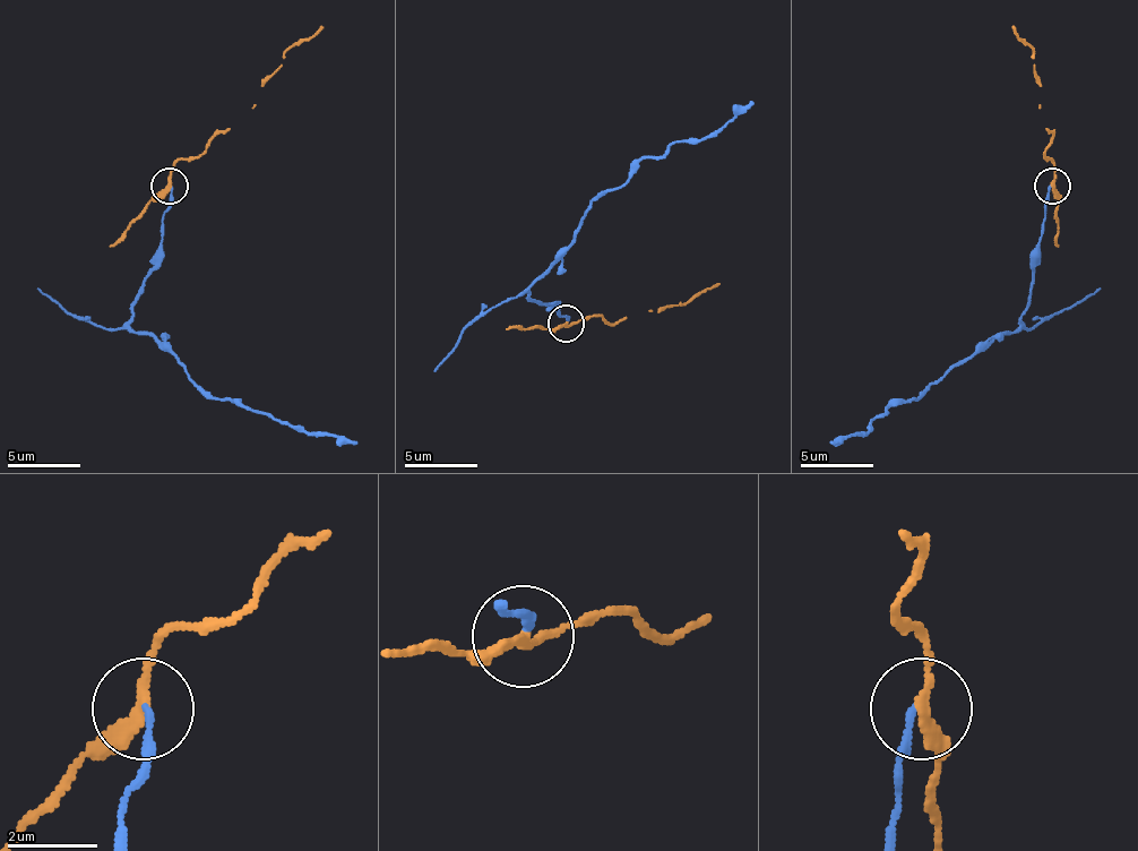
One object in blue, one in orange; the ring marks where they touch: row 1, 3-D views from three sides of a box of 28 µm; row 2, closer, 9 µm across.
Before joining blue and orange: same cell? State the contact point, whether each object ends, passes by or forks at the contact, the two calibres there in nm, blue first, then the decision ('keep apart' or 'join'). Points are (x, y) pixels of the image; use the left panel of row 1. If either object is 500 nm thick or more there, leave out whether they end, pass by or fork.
at (170, 186); blue ends there; orange passes by; 140 nm thick on the blue side, 240 nm on the other; keep apart

